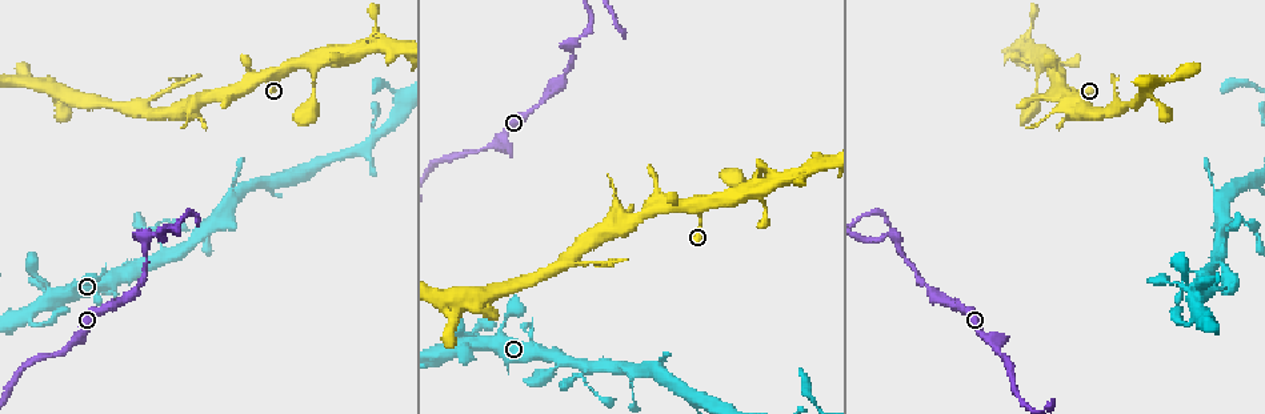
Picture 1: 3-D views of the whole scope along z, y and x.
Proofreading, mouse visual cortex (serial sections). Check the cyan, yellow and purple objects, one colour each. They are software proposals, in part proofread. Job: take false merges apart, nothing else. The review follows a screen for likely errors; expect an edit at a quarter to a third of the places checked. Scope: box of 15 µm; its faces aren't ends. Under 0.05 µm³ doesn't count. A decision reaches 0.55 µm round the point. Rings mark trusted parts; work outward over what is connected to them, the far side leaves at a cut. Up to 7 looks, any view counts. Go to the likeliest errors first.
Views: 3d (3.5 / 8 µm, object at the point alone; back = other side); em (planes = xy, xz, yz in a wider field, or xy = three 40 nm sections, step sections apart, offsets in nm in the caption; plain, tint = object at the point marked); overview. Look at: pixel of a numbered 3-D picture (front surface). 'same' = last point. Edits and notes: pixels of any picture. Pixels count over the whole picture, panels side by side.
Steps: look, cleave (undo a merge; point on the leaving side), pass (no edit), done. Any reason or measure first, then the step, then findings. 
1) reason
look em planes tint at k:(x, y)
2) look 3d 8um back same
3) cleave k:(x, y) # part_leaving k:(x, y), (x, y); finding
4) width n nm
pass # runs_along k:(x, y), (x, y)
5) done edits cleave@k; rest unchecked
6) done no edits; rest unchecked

narrows sharply
look 3d 3.5um at 1:(580, 36)

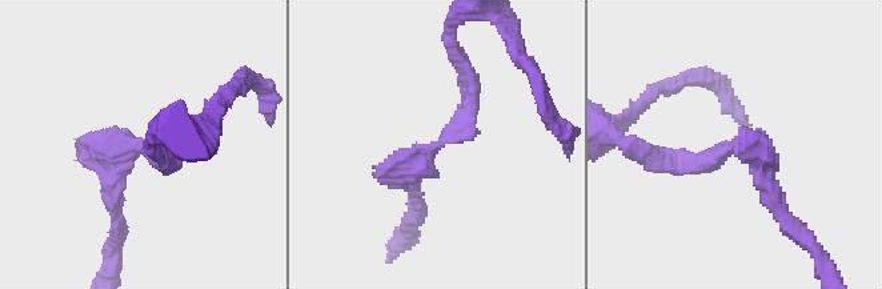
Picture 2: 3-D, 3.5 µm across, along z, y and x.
arm_widths 200, 250 nm
pass # runs_along 2:(412, 184), (416, 163), (465, 125), (465, 71); one cell here

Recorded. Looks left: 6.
a fork
look 3d 8um at 1:(1227, 231)

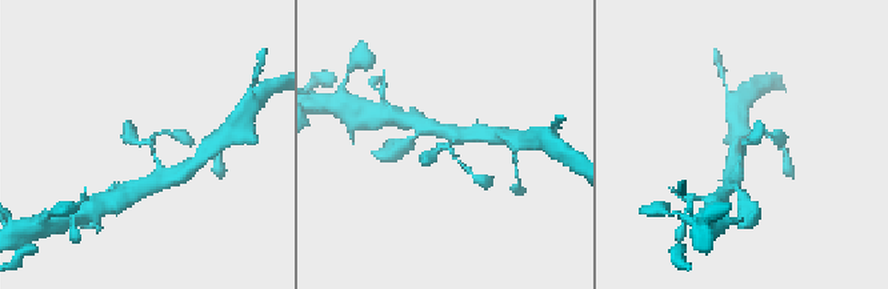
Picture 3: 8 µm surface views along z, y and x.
need the tissue
look em xy step 1 tint at 3:(153, 144)

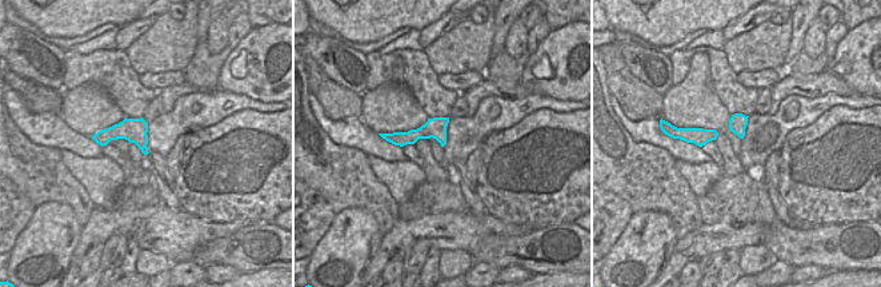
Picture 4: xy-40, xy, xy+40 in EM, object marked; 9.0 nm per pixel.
pass # runs_along 4:(444, 120), (409, 138), (388, 136); one cell here

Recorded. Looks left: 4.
two arms in line, one across
look 3d 3.5um at 1:(571, 260)

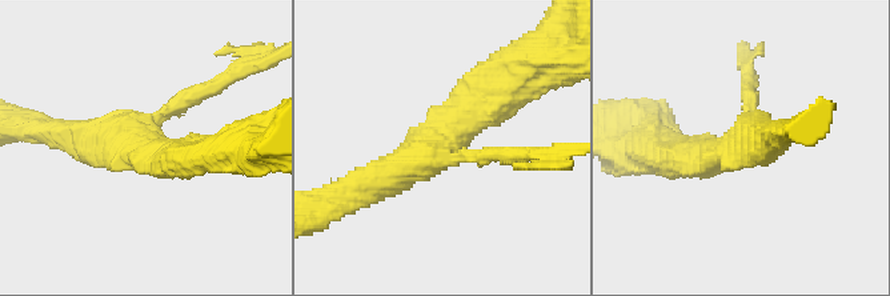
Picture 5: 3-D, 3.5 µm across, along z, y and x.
arms 3; arm_widths 150, 400, 450 nm
look em xy step 1 tint at 5:(736, 143)

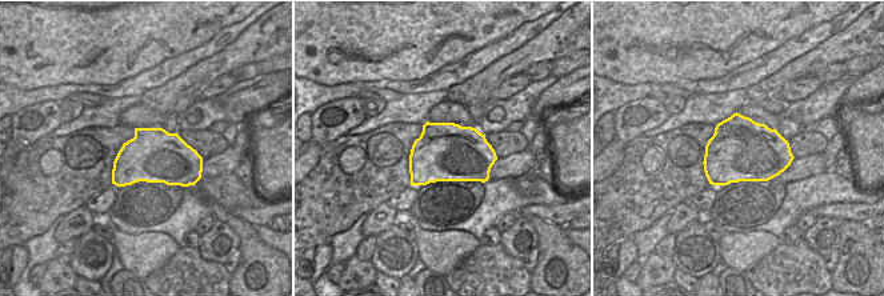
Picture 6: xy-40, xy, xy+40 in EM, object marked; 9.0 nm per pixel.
cut it another way
look em planes tint same

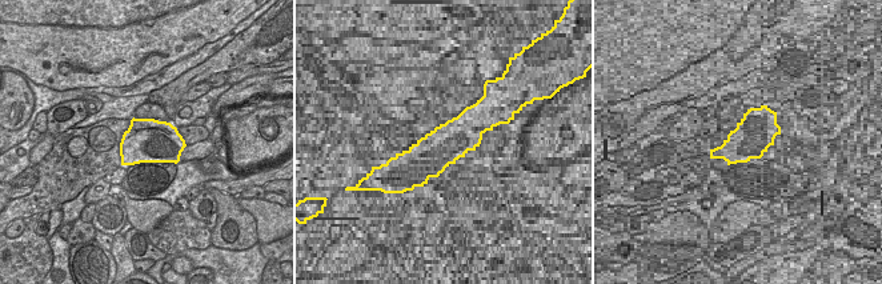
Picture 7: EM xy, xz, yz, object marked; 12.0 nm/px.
width 550 nm
cleave 5:(497, 156) # part_leaving 5:(461, 159), (572, 148); a second cell is stuck on

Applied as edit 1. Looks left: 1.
done edits cleave@5; rest unchecked

